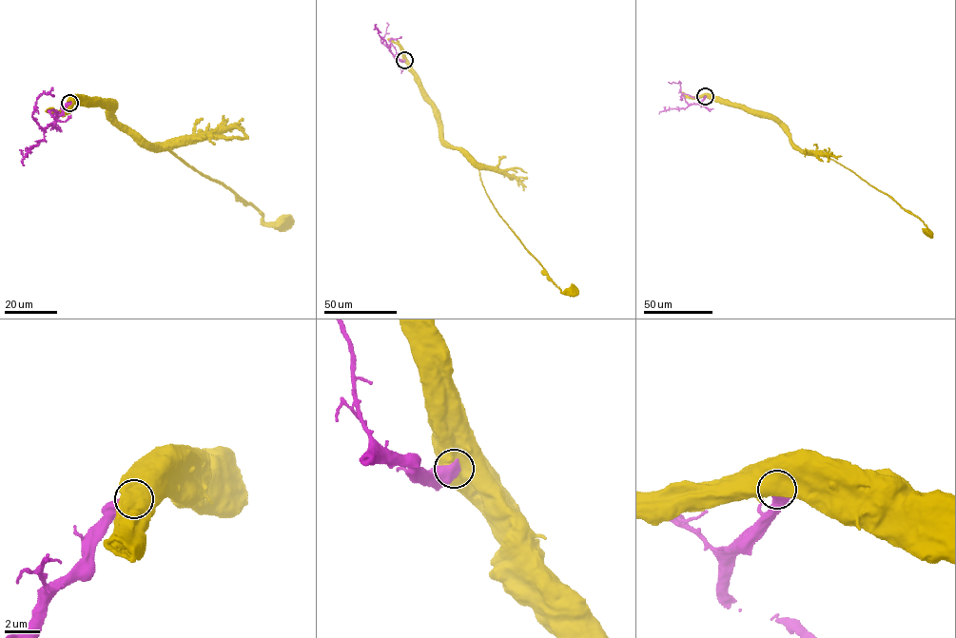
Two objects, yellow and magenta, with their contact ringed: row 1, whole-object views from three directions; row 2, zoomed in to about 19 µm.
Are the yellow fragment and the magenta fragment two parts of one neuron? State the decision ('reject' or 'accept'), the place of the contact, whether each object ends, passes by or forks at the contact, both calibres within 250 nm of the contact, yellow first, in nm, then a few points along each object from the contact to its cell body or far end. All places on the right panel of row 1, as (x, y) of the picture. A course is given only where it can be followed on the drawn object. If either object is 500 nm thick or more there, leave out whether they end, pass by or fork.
reject; place (705, 96); calibres 800 and 700 nm; course yellow (705, 96), (745, 106), (750, 110), (771, 118), (796, 145), (808, 152); course magenta (705, 96), (700, 104), (688, 104), (680, 91), (680, 83), (668, 82)

